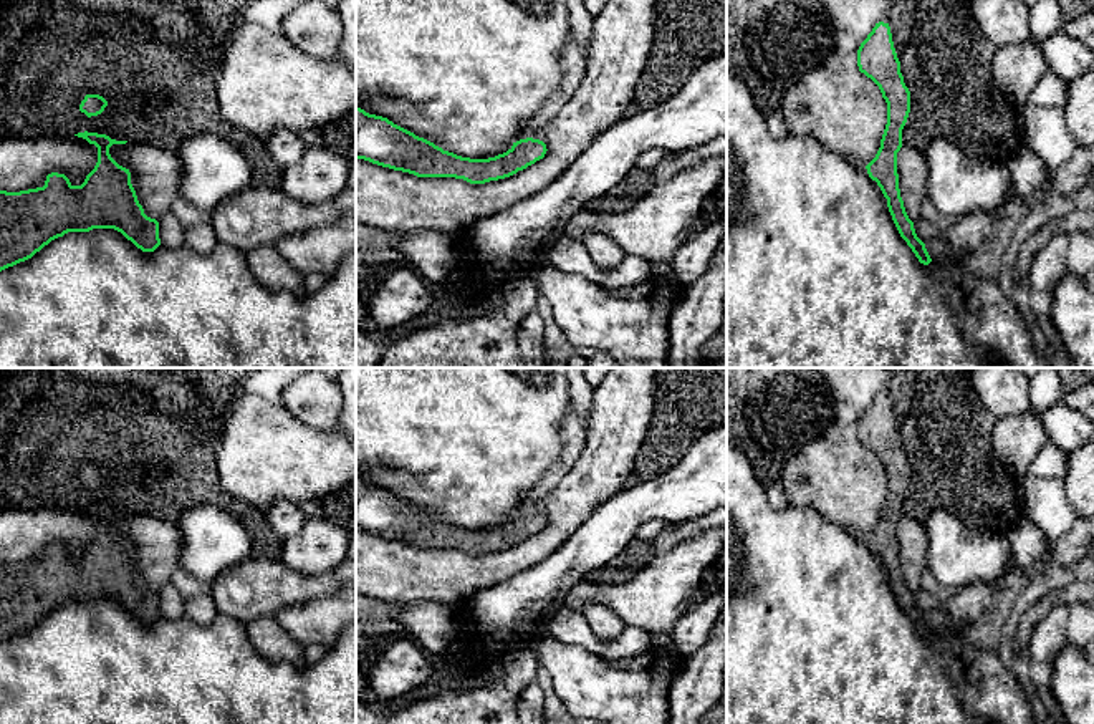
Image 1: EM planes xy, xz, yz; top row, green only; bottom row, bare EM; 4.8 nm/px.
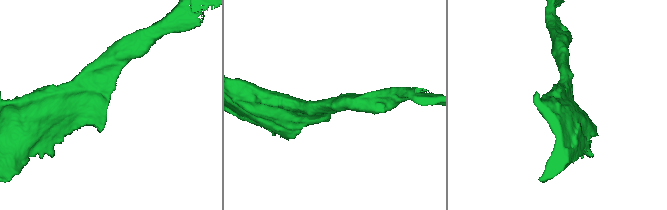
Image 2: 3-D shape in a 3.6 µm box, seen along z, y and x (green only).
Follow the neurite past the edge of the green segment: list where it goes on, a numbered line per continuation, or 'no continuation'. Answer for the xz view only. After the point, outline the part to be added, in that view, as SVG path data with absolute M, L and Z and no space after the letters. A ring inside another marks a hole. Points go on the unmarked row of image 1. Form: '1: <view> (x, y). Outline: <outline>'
no continuation

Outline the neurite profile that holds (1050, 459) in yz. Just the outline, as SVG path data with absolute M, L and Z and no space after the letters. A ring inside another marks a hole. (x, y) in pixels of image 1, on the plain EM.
M1046 441L1046 444L1033 457L1028 474L1048 479L1063 479L1068 472L1068 464L1069 452L1063 451L1051 441Z

